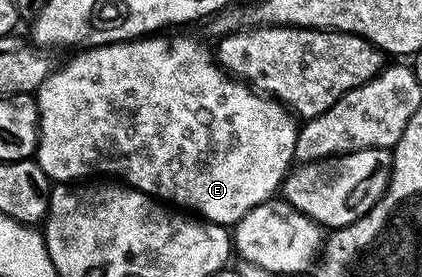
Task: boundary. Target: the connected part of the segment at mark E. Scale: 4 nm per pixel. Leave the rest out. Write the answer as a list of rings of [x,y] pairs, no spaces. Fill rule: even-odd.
[[[148,35],[138,38],[134,41],[118,41],[112,45],[97,45],[89,49],[76,52],[75,57],[68,65],[63,65],[56,68],[43,82],[39,85],[37,92],[34,94],[35,102],[37,103],[37,111],[39,112],[39,142],[35,148],[34,160],[39,162],[41,171],[45,171],[45,175],[51,178],[55,183],[75,183],[80,179],[91,179],[94,173],[116,173],[116,178],[122,179],[126,184],[133,189],[140,189],[142,193],[148,193],[150,197],[154,197],[163,203],[170,203],[172,206],[178,207],[183,211],[190,211],[192,214],[198,215],[202,220],[212,221],[215,225],[224,227],[234,227],[247,212],[253,207],[257,207],[261,203],[272,200],[280,192],[284,177],[287,176],[295,161],[295,148],[297,147],[297,135],[300,131],[300,126],[297,124],[296,118],[293,116],[287,106],[282,105],[274,97],[266,96],[262,93],[255,92],[250,85],[234,78],[230,73],[227,73],[219,66],[219,62],[215,60],[212,50],[206,49],[201,42],[195,37],[165,37],[169,35]]]

